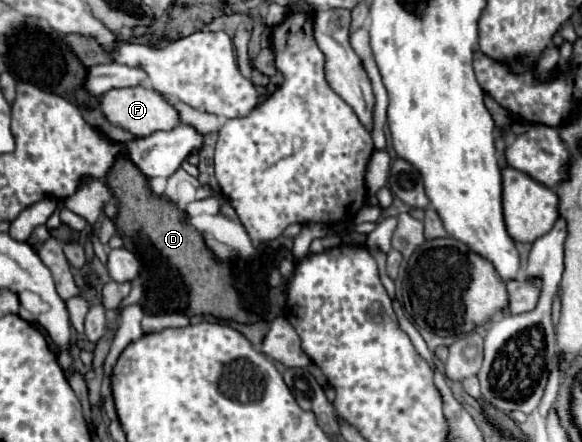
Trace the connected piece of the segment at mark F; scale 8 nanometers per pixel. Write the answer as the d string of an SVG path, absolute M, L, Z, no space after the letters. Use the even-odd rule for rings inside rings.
M125 87L125 89L111 89L101 95L99 109L107 117L111 125L119 125L121 129L133 133L135 137L147 137L155 131L171 131L179 125L177 111L165 101L165 97L153 89L143 87Z

